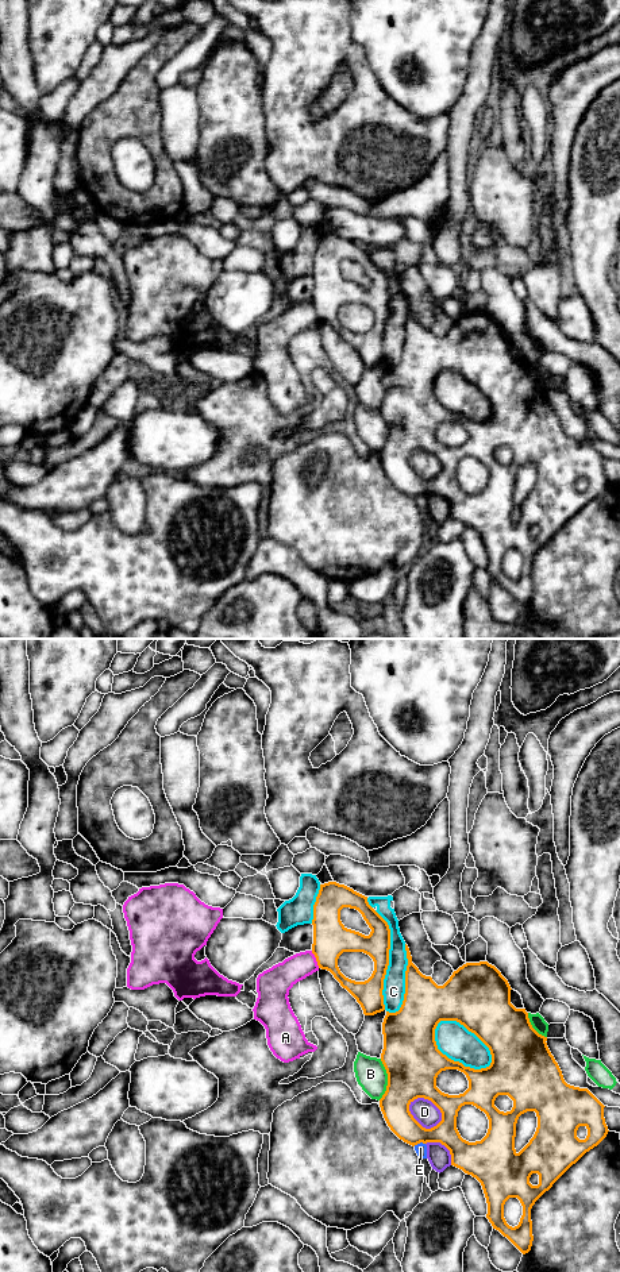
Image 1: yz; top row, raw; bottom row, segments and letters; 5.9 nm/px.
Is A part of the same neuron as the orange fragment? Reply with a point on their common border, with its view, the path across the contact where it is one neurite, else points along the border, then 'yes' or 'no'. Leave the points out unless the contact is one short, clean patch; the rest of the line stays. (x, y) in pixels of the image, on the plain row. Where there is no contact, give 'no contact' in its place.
yz (316, 311) | along yz (311, 303), (319, 319) | no

